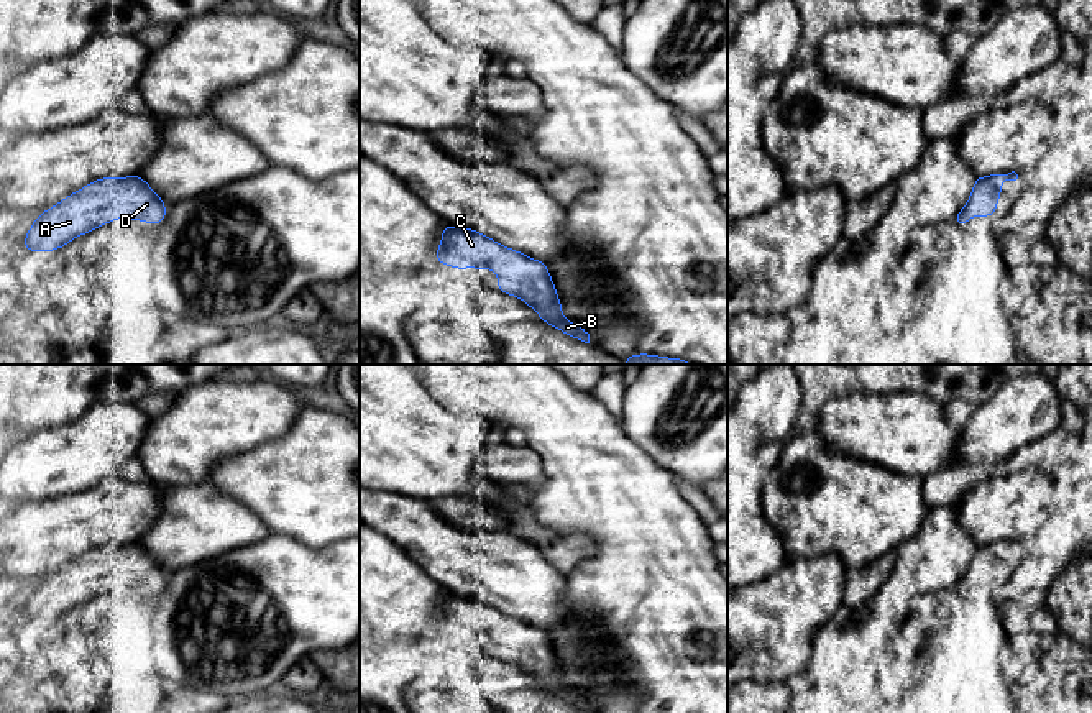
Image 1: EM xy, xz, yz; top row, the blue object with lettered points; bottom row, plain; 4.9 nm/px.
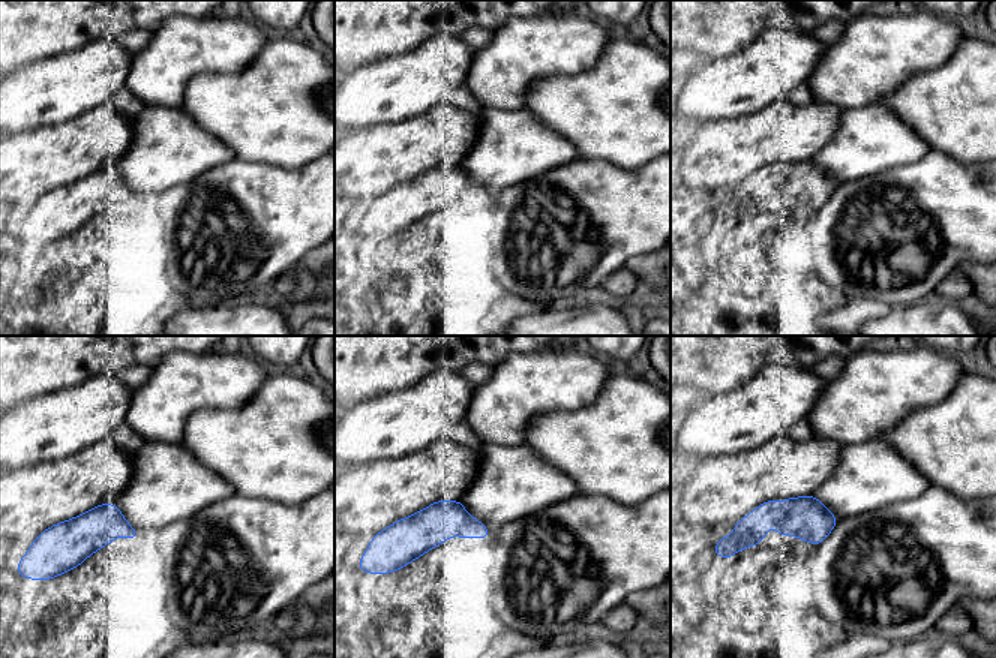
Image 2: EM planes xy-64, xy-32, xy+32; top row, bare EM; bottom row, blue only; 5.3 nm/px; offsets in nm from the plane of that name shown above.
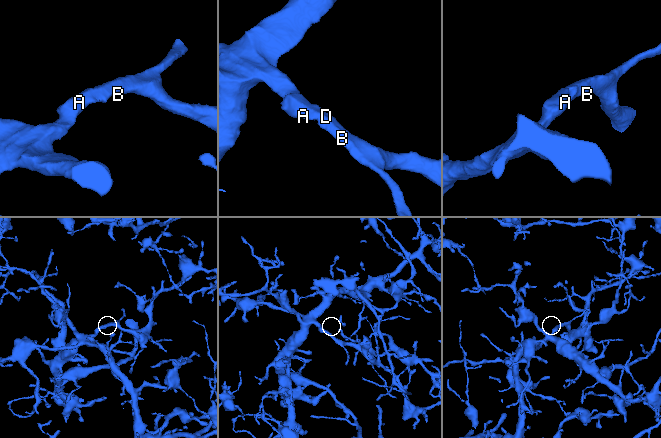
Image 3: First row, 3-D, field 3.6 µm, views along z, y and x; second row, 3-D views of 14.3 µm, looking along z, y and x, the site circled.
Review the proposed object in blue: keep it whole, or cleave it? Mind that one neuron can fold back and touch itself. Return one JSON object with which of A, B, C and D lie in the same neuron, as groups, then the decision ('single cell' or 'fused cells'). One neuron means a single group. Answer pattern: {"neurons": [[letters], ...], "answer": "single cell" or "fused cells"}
{"neurons": [["A", "B", "C", "D"]], "answer": "single cell"}

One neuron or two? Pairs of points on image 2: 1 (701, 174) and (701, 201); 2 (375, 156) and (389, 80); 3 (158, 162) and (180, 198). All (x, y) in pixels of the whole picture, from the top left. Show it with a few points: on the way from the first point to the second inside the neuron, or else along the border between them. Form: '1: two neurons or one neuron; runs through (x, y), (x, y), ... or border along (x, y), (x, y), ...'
1: two neurons; border along (687, 186), (696, 191), (729, 191)
2: two neurons; border along (380, 123), (357, 129)
3: two neurons; border along (206, 171), (189, 182), (168, 188), (161, 195)

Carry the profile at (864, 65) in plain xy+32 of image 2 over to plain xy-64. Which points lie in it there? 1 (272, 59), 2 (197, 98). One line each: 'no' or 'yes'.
1: no
2: no

